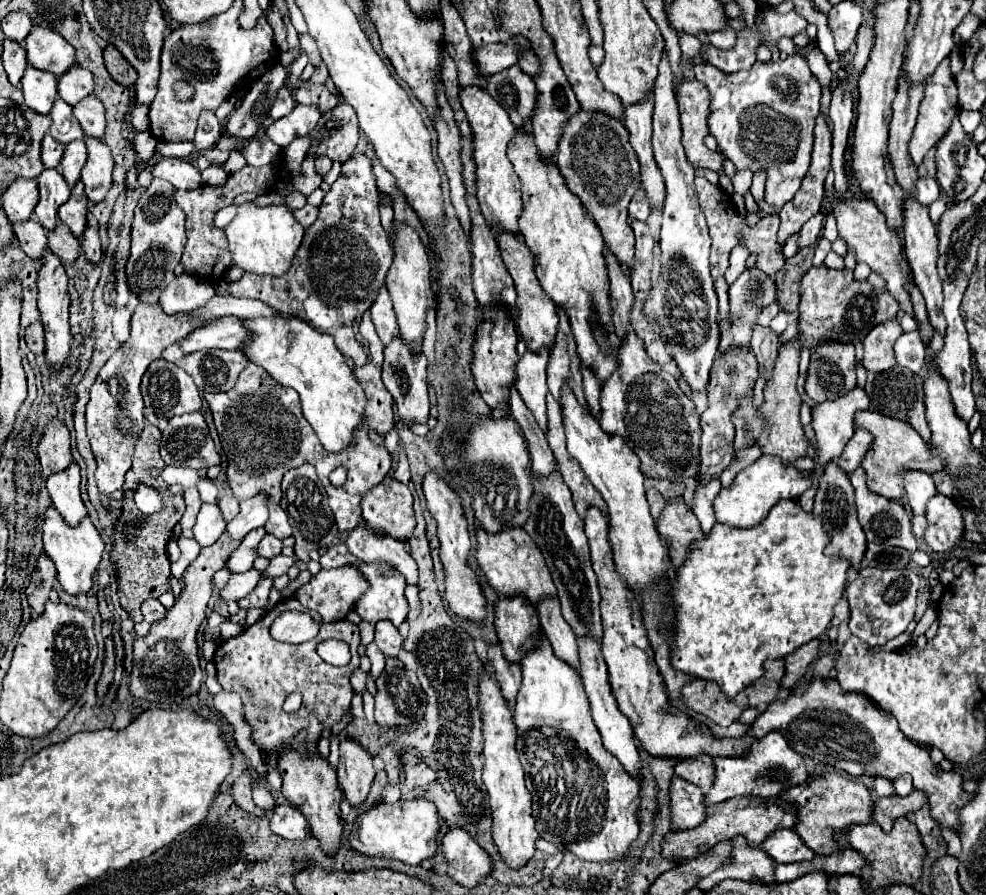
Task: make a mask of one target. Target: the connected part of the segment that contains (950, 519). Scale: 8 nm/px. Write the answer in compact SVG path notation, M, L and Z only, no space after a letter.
M933 496L927 504L927 522L929 528L925 532L925 542L935 552L951 550L963 536L963 516L961 508L947 496Z

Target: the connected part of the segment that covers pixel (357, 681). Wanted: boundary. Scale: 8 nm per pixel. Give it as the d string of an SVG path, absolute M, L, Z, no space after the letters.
M357 668L351 675L350 683L356 693L362 694L366 690L367 674Z

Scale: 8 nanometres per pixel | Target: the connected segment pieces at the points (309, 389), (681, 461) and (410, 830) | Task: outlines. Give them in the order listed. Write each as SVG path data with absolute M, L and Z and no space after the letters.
M285 316L281 320L253 318L243 324L255 332L243 346L249 360L263 366L281 386L291 386L299 392L303 416L313 426L325 450L345 450L365 422L367 396L355 378L355 372L345 364L345 356L337 350L333 336L317 332L295 316Z
M629 332L623 340L617 372L613 372L613 376L609 376L601 388L601 408L601 428L611 436L621 436L623 440L627 440L627 446L639 456L641 472L647 478L673 478L677 474L677 468L699 468L693 462L699 458L699 414L695 412L695 406L689 396L679 388L679 382L659 364L653 364L653 360L649 360L635 332Z
M417 798L417 800L399 800L395 804L379 802L369 812L363 812L357 820L359 828L355 834L351 832L351 846L373 858L393 858L405 864L421 864L427 858L437 854L437 834L441 830L441 818L433 802Z

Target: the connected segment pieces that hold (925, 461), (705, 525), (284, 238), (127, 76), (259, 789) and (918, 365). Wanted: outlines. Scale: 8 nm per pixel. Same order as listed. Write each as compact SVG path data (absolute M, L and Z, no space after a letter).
M863 410L855 414L855 428L867 428L875 440L871 444L871 450L865 454L861 466L867 472L867 486L869 490L899 500L905 494L905 486L901 484L901 472L909 472L909 468L919 470L919 472L939 472L943 468L941 458L931 454L931 448L925 440L921 440L921 436L917 436L917 430L911 424L905 424L905 420L897 420L891 416L885 416L881 412L871 412L871 410Z
M711 480L709 484L705 484L703 488L699 488L695 492L695 498L693 498L693 514L697 516L699 524L701 524L701 530L705 536L709 536L711 528L715 526L715 516L713 516L713 500L717 498L717 492L721 490L721 484L719 480Z
M241 204L233 222L225 226L225 232L235 266L243 268L245 272L283 276L293 264L293 258L303 242L305 228L297 224L287 206L257 208L253 204Z
M107 44L105 52L105 64L107 64L107 70L111 74L111 78L123 86L133 86L135 80L137 80L137 72L135 68L121 56L121 52L117 48L113 48L113 44Z
M253 784L253 800L267 816L271 816L273 808L277 806L275 798L271 796L271 792L269 792L269 788L265 784Z
M905 332L897 342L895 342L895 356L897 362L905 368L909 368L915 374L923 374L927 366L927 346L921 340L919 332Z

